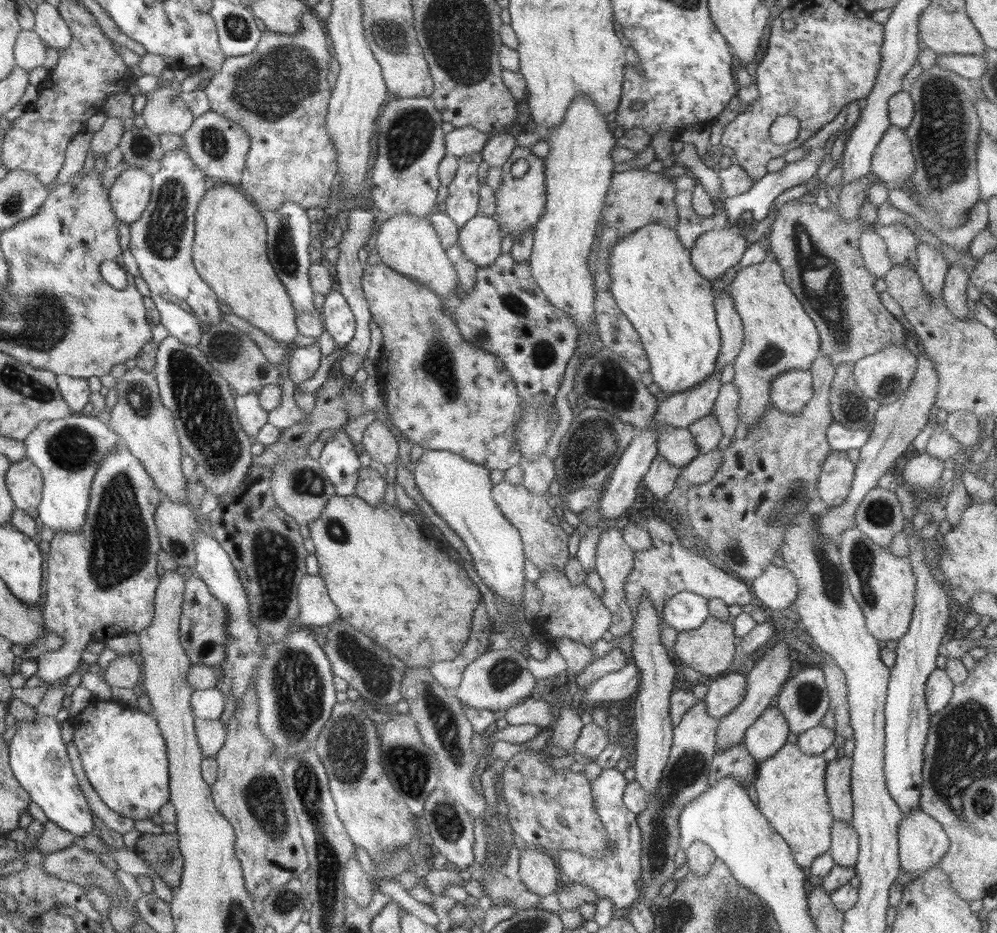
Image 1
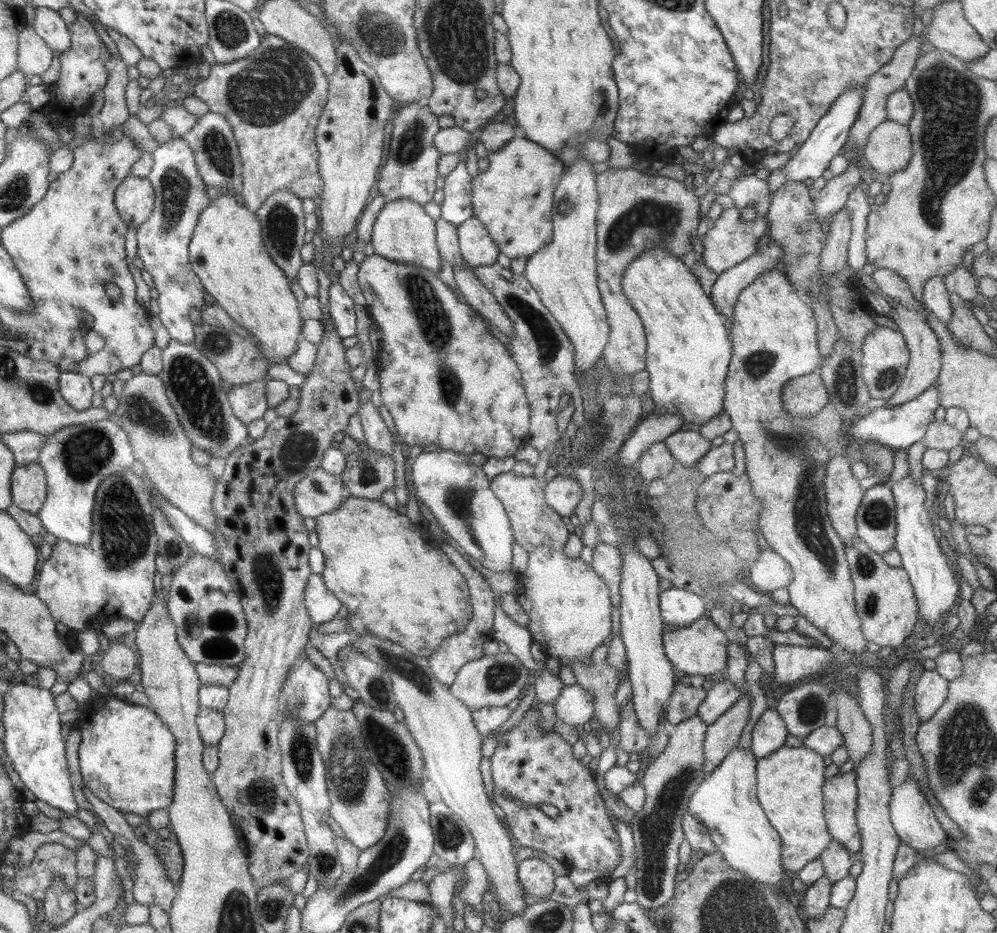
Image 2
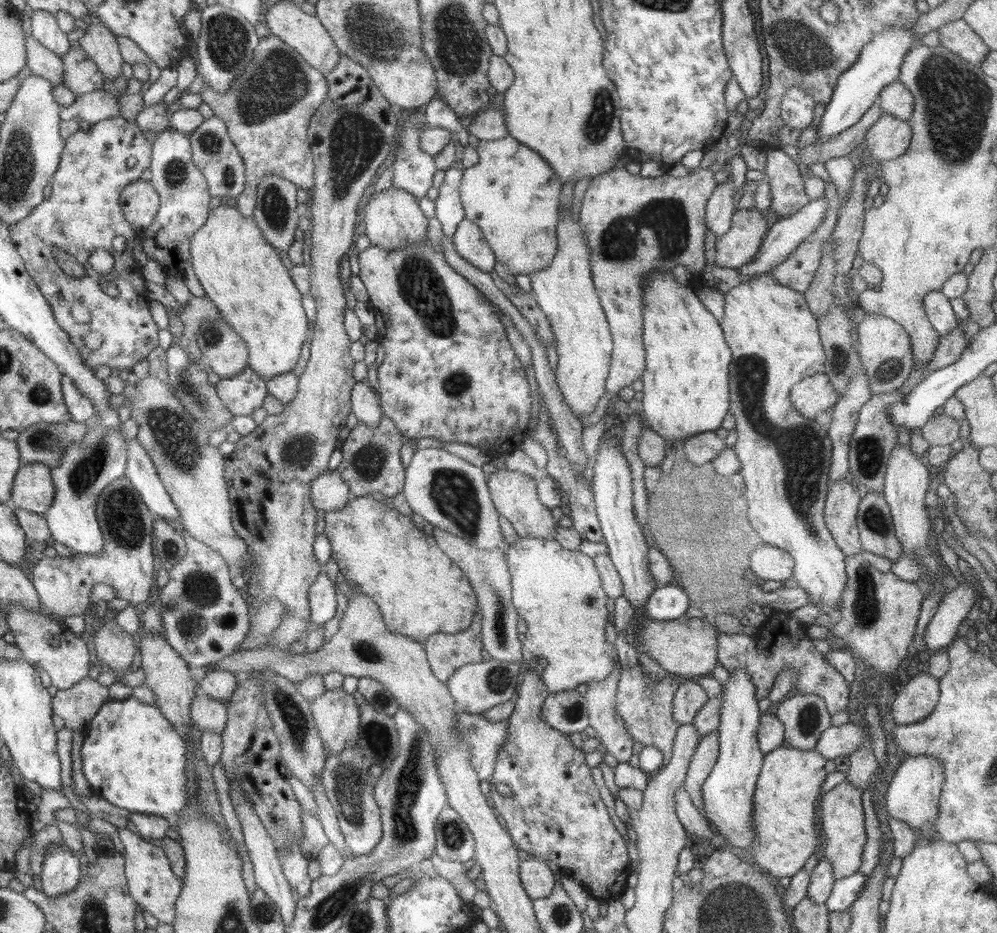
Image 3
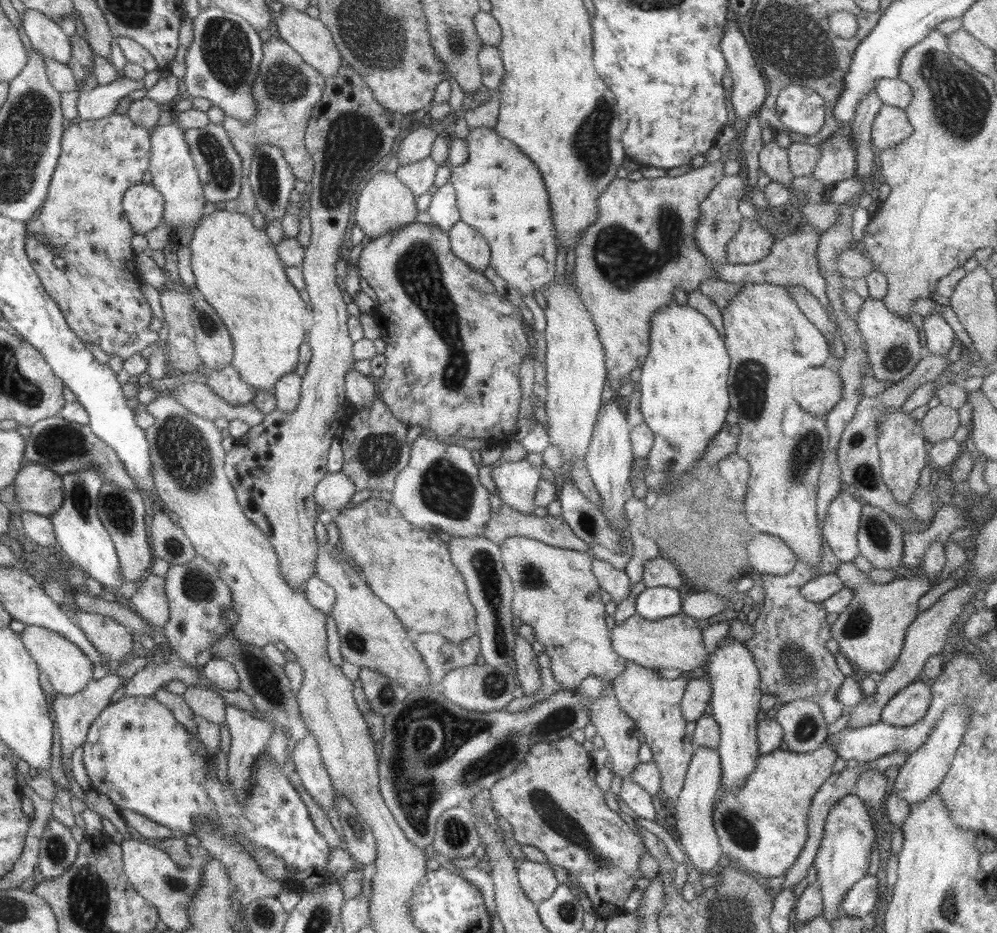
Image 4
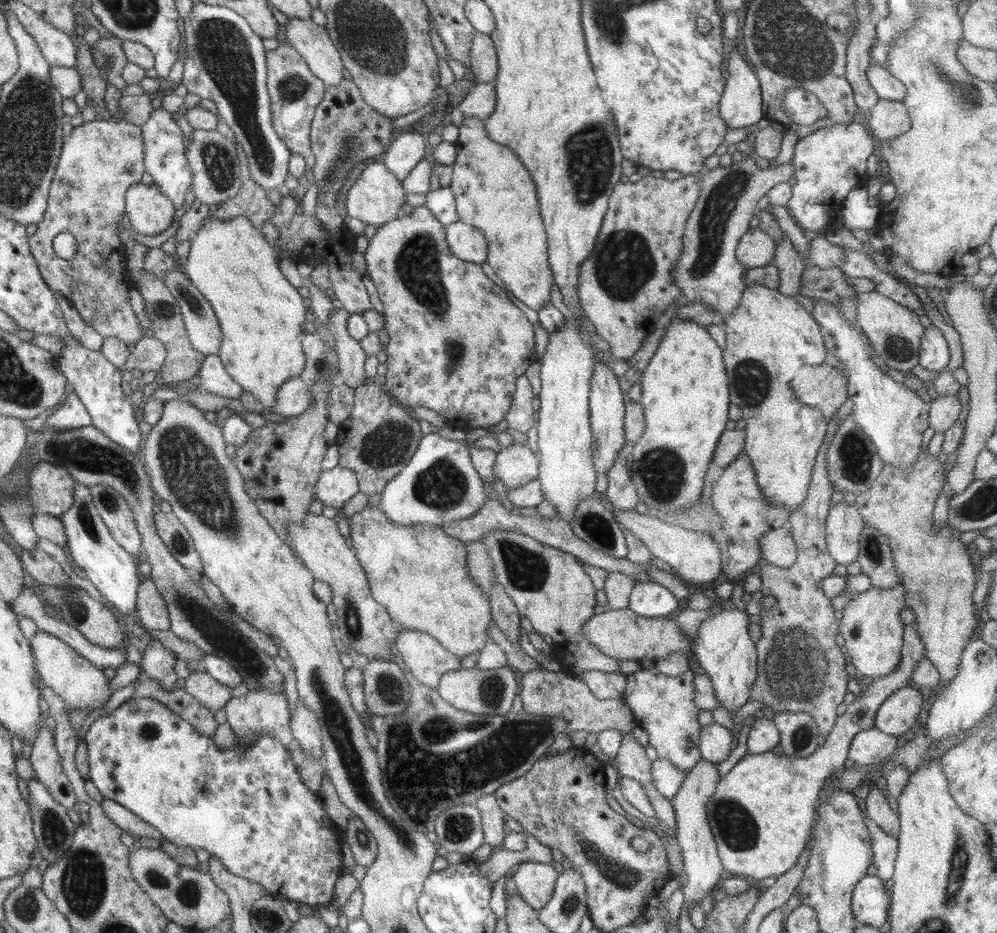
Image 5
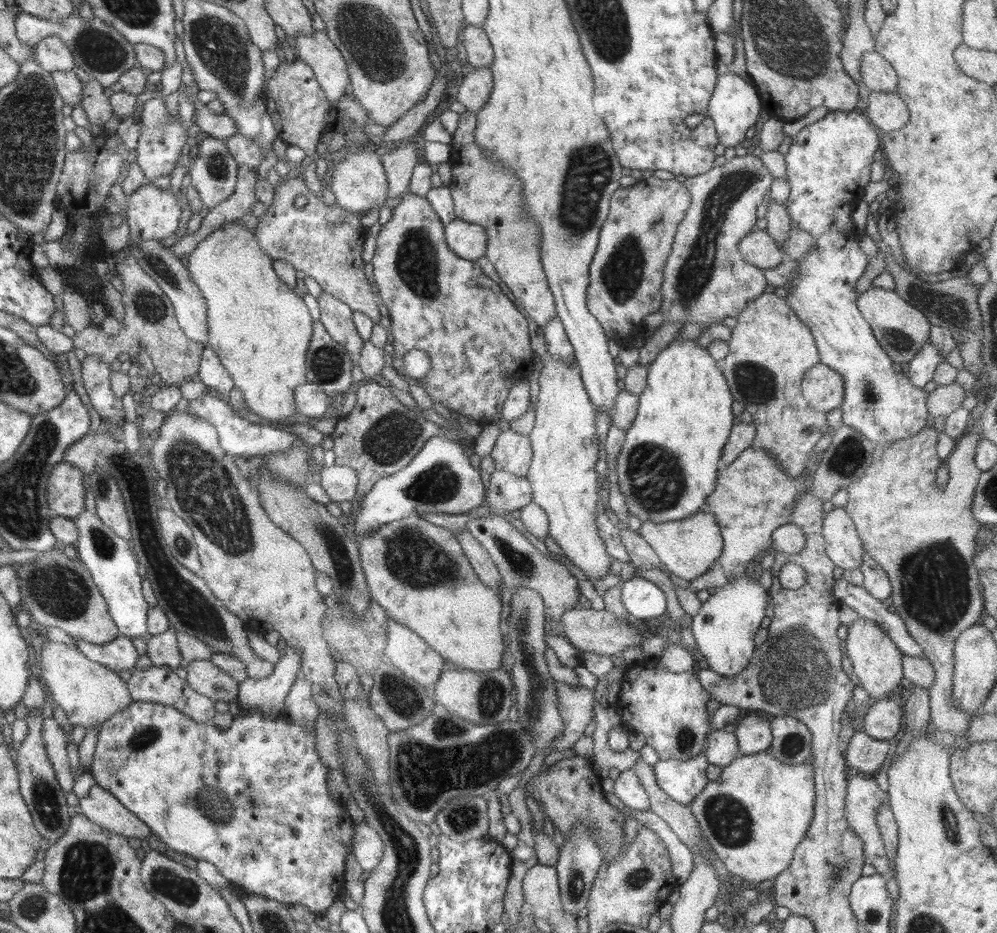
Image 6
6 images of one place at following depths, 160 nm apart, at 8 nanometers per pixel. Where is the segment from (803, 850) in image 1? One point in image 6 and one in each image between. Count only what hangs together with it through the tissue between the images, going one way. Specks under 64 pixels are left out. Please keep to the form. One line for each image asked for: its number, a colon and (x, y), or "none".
2: (790, 780)
3: (790, 780)
4: (762, 827)
5: (762, 813)
6: (754, 815)

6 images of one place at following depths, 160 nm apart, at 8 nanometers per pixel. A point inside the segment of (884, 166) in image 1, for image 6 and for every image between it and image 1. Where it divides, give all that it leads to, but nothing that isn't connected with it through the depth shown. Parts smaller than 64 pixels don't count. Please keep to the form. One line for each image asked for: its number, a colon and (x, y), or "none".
2: (888, 149)
3: (889, 137)
4: (891, 126)
5: (889, 119)
6: (889, 113)

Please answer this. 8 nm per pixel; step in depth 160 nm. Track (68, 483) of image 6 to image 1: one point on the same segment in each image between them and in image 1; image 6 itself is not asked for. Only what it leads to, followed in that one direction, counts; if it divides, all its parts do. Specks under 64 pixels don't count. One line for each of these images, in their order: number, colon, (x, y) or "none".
1: (24, 481)
2: (28, 485)
3: (33, 490)
4: (39, 490)
5: (51, 488)

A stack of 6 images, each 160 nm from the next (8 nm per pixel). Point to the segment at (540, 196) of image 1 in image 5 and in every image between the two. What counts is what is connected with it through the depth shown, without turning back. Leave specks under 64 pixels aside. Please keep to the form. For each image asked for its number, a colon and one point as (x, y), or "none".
2: (513, 198)
3: (511, 193)
4: (500, 193)
5: (494, 192)

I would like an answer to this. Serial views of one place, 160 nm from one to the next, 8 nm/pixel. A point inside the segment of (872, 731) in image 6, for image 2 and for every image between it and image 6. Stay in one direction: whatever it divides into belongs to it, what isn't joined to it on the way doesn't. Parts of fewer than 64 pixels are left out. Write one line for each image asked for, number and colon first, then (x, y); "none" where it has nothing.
2: (931, 689)
3: (917, 699)
4: (909, 705)
5: (898, 715)

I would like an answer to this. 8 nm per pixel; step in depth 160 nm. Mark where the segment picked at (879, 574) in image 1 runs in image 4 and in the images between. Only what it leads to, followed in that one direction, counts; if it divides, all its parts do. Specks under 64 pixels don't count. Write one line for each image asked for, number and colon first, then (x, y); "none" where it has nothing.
2: (885, 601)
3: (879, 612)
4: (870, 632)

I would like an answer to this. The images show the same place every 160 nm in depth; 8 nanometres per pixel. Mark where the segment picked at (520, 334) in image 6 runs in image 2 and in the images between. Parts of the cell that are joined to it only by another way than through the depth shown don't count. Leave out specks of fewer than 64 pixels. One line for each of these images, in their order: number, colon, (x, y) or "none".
2: (426, 331)
3: (449, 373)
4: (454, 344)
5: (458, 342)

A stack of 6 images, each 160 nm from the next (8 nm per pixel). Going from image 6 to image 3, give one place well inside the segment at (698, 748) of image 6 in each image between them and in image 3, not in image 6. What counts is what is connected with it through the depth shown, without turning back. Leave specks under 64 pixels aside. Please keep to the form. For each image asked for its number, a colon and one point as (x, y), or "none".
3: (646, 706)
4: (653, 702)
5: (663, 706)

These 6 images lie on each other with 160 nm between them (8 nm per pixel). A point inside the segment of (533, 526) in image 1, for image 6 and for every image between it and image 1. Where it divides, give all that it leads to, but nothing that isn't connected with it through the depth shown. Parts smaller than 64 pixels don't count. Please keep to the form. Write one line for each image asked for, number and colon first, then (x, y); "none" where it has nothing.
2: (534, 524)
3: (514, 494)
4: (516, 482)
5: (516, 465)
6: (512, 453)

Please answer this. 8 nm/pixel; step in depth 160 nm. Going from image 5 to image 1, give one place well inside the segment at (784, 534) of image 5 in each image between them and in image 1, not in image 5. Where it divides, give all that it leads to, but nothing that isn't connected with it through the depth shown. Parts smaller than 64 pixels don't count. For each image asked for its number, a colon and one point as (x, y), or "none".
1: (776, 588)
2: (770, 572)
3: (768, 562)
4: (768, 554)

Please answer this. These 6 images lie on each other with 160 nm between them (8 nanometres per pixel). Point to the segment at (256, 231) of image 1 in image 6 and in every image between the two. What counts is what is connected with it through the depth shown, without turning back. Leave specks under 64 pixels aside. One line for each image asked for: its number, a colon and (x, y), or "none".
2: (227, 253)
3: (242, 274)
4: (237, 270)
5: (262, 317)
6: (260, 328)

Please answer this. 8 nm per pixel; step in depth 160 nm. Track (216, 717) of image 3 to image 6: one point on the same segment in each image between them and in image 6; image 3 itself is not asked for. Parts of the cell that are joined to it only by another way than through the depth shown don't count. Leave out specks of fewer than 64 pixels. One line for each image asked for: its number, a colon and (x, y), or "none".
4: (203, 701)
5: (210, 693)
6: (203, 676)

